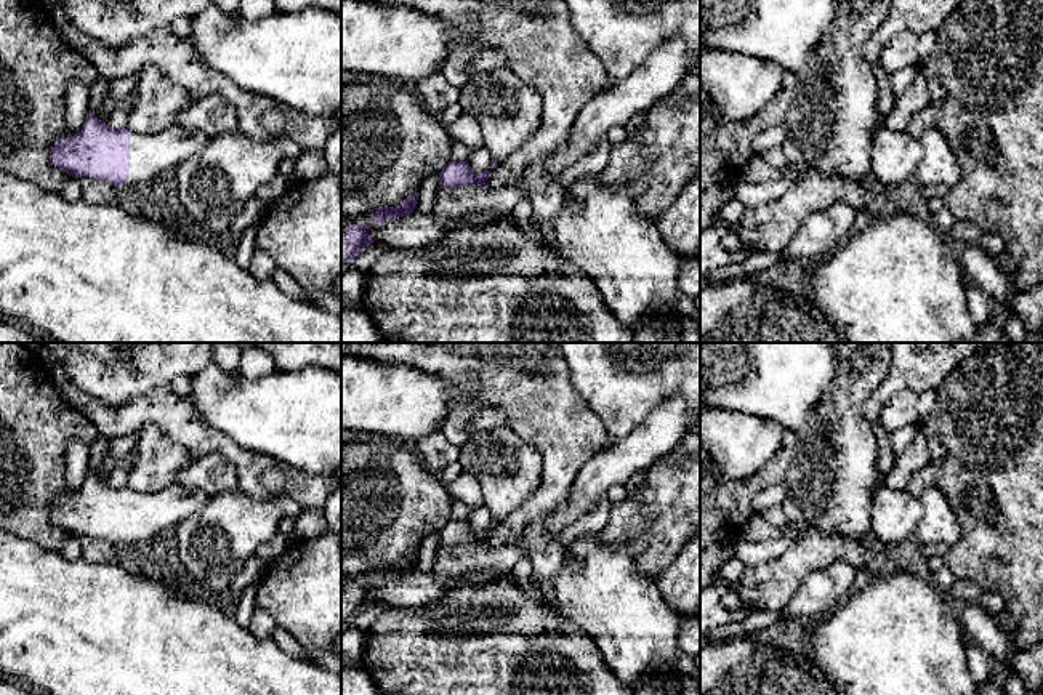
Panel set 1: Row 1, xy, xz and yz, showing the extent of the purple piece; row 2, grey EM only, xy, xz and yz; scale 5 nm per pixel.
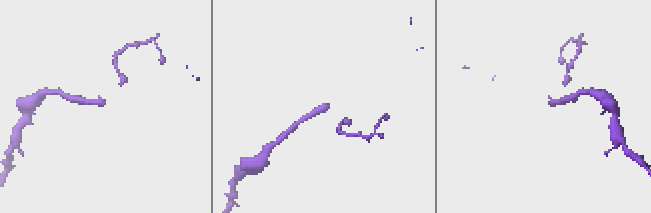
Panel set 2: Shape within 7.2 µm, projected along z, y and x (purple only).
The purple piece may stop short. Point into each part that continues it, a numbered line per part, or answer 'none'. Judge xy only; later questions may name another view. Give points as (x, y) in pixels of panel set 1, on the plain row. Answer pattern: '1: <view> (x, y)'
1: xy (159, 513)

